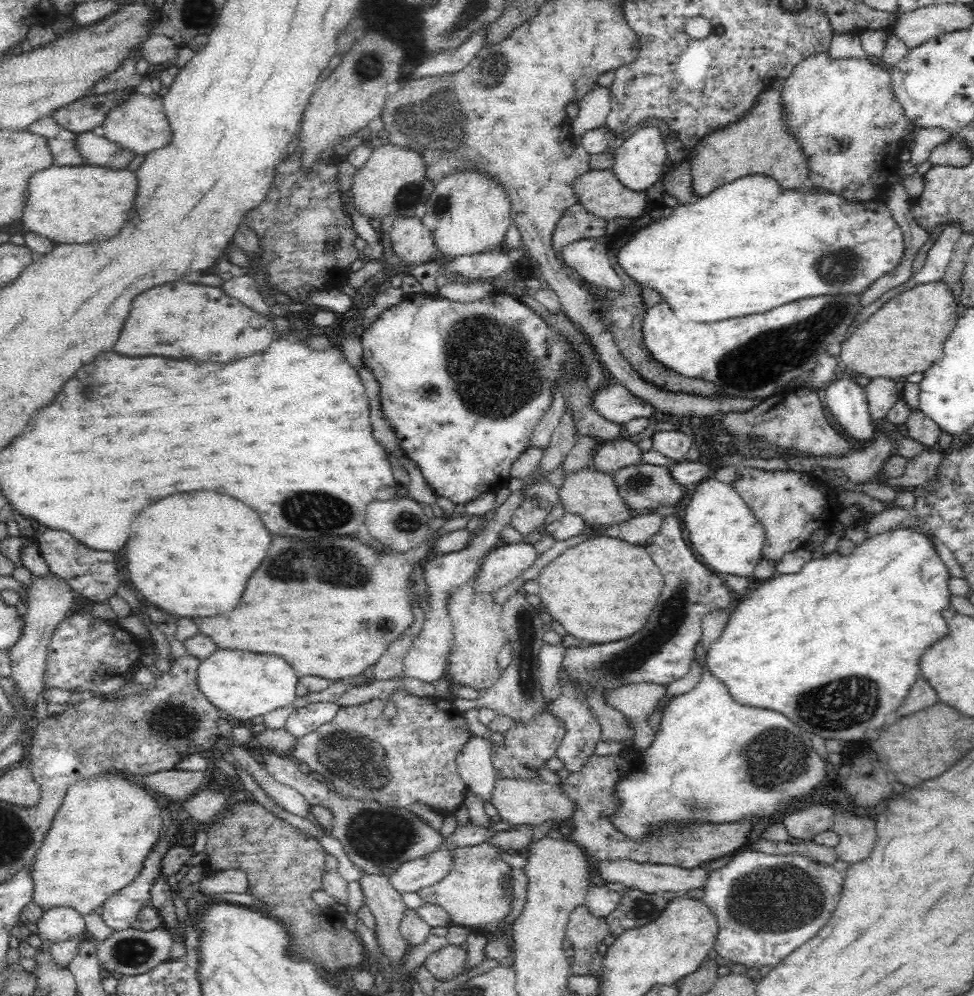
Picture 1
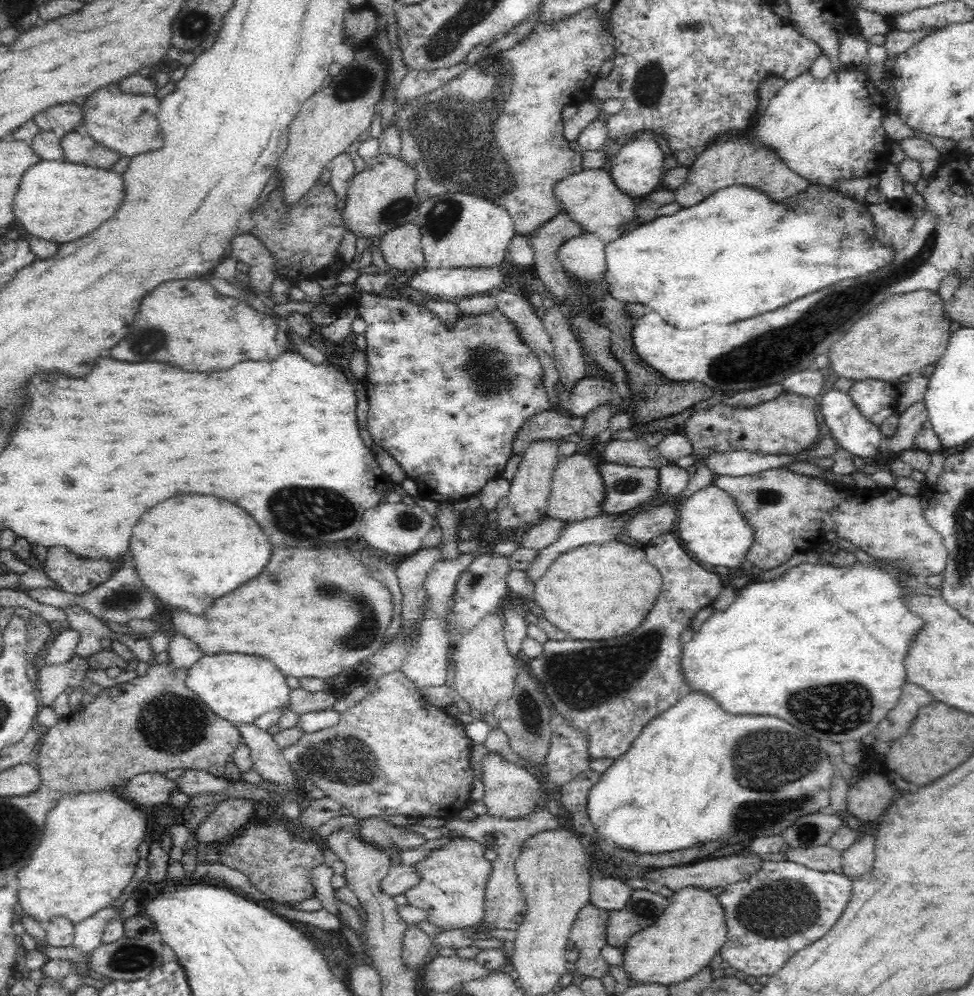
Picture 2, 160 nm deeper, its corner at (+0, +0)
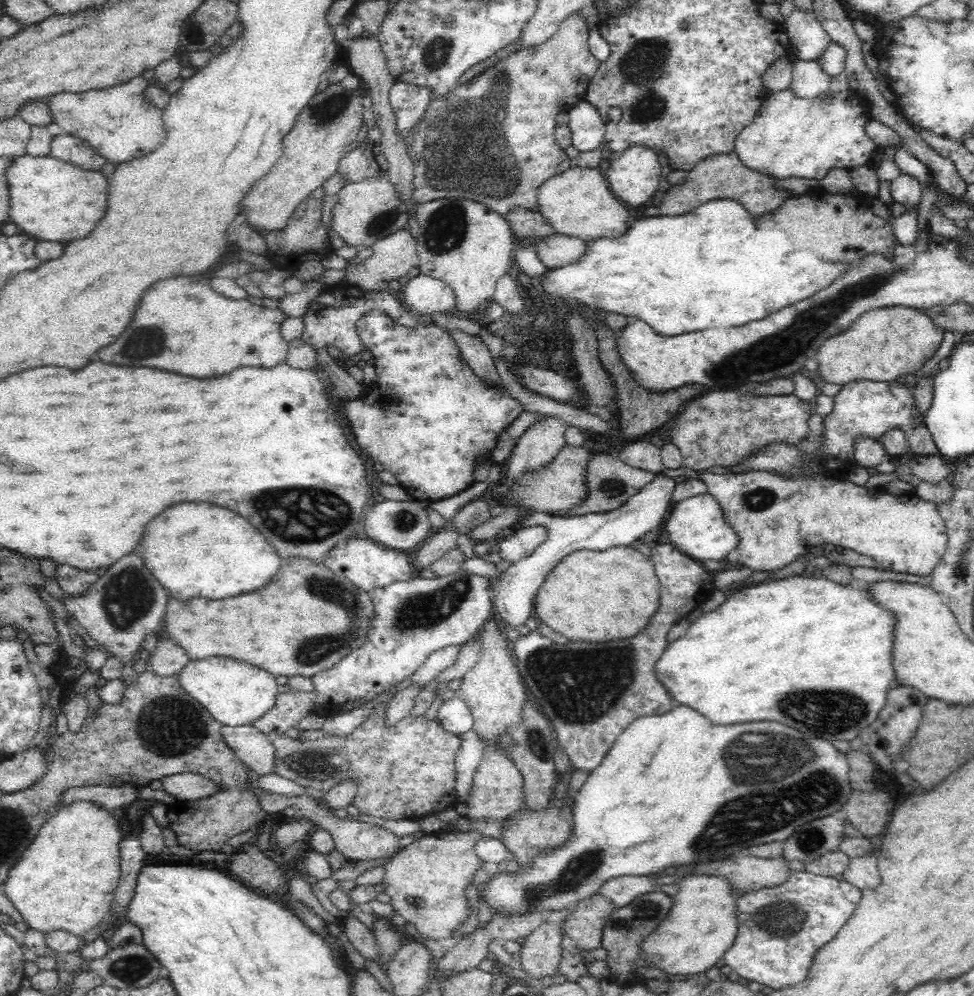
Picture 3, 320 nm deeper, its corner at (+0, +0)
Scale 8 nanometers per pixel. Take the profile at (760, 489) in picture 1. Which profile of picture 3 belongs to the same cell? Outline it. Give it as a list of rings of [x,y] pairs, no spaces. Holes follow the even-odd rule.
[[[682,465],[680,468],[665,467],[659,474],[672,479],[675,476],[684,475],[688,479],[699,479],[705,484],[707,492],[710,493],[716,501],[718,501],[724,520],[728,522],[728,525],[730,525],[730,527],[734,529],[734,532],[736,532],[736,535],[738,535],[738,544],[736,544],[736,548],[734,548],[732,552],[724,558],[724,560],[727,560],[728,563],[736,566],[738,564],[742,564],[744,567],[748,567],[752,569],[752,571],[756,572],[773,572],[775,570],[783,569],[784,567],[792,564],[792,560],[796,560],[798,556],[802,556],[802,554],[806,554],[810,548],[814,548],[816,544],[818,544],[818,546],[823,546],[823,544],[835,544],[835,546],[841,550],[847,548],[848,550],[853,550],[854,552],[860,553],[864,556],[874,558],[878,565],[886,571],[916,574],[916,576],[922,577],[928,576],[928,574],[934,571],[938,562],[942,560],[942,556],[944,556],[948,546],[947,528],[945,527],[944,519],[942,519],[939,515],[939,510],[937,510],[936,504],[922,499],[916,494],[916,492],[909,492],[903,495],[892,495],[886,493],[883,489],[856,485],[849,480],[837,481],[836,479],[824,478],[820,475],[808,477],[807,479],[800,476],[796,476],[795,479],[788,479],[787,476],[774,475],[774,473],[770,471],[752,471],[734,475],[720,470],[692,470],[692,468]]]

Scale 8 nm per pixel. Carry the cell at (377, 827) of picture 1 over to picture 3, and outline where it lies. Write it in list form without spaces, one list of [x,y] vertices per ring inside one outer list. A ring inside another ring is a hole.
[[[254,725],[222,726],[220,737],[234,755],[259,776],[274,773],[274,745]]]

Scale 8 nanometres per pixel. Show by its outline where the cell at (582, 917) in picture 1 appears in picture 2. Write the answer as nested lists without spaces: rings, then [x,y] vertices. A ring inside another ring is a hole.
[[[591,901],[579,910],[569,934],[579,950],[577,975],[600,979],[610,972],[610,964],[603,964],[600,950],[607,945],[605,938],[610,910],[600,910]]]

